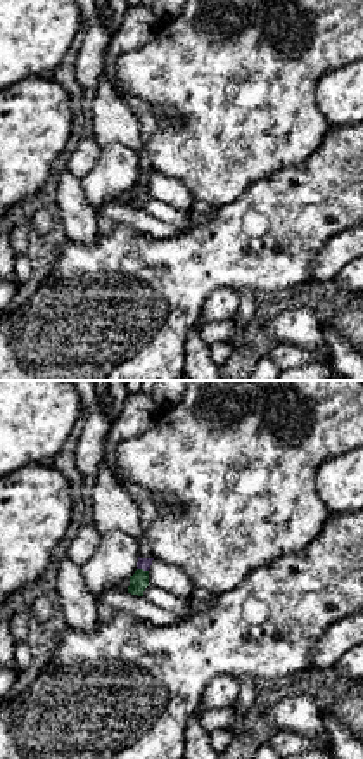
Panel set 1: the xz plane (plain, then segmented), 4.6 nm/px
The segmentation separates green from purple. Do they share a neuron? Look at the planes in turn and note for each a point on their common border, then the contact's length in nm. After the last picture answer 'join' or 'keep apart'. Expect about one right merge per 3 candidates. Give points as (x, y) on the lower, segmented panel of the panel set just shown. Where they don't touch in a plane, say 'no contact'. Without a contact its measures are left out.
meets green at (142, 569); contact 60 nm long

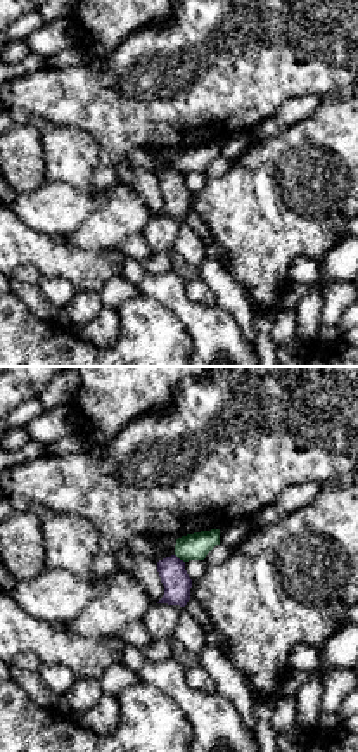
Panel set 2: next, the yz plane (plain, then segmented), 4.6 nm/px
meets green at (180, 559); contact 60 nm long

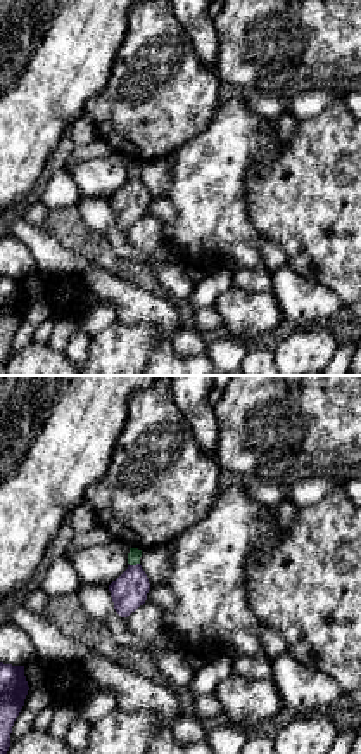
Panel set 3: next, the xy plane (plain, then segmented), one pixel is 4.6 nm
meets green at (133, 564); contact 50 nm long

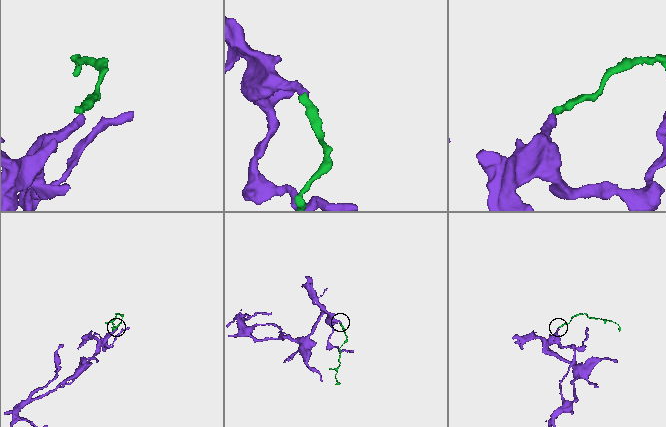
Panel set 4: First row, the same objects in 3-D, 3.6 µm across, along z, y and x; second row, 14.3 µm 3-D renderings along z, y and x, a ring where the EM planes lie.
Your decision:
keep apart

